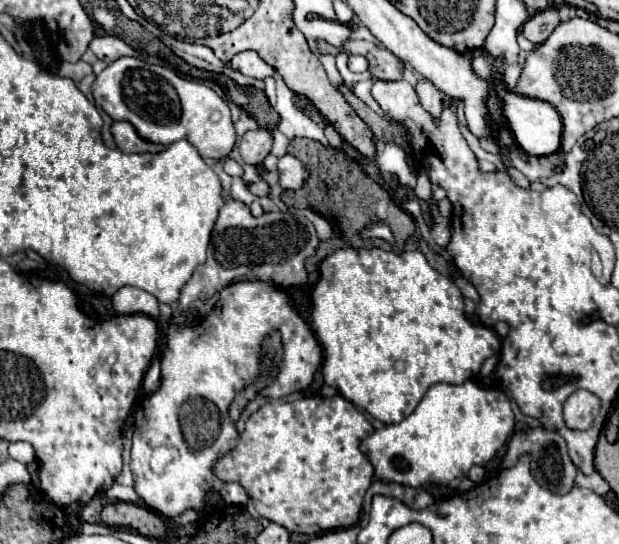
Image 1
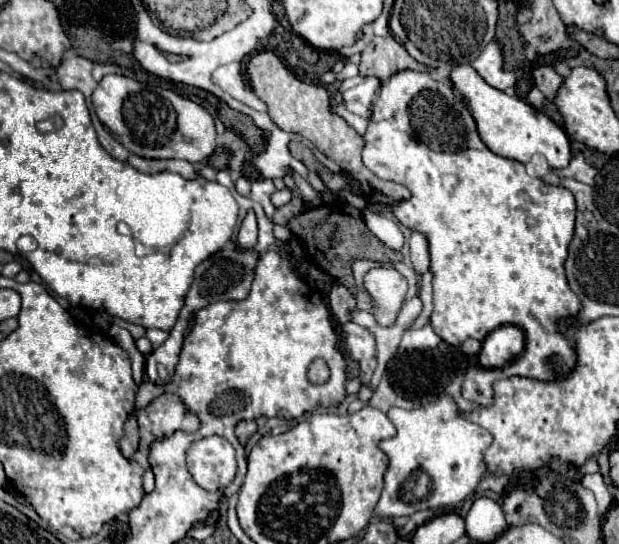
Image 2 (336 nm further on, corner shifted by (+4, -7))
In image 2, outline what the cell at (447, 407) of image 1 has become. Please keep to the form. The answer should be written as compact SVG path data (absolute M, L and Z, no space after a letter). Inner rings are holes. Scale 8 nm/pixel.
M439 393L433 397L425 397L425 401L421 401L421 405L411 411L393 407L393 409L389 409L387 417L395 425L397 435L391 439L383 439L379 443L379 449L389 457L389 467L385 473L385 487L383 487L381 499L375 507L377 517L413 515L415 511L431 509L433 495L435 495L435 509L449 507L449 505L463 501L477 489L479 481L483 479L483 475L487 471L483 453L493 443L493 435L487 429L483 429L483 427L475 425L473 421L469 421L467 417L463 417L463 411L459 409L457 401L451 395Z

